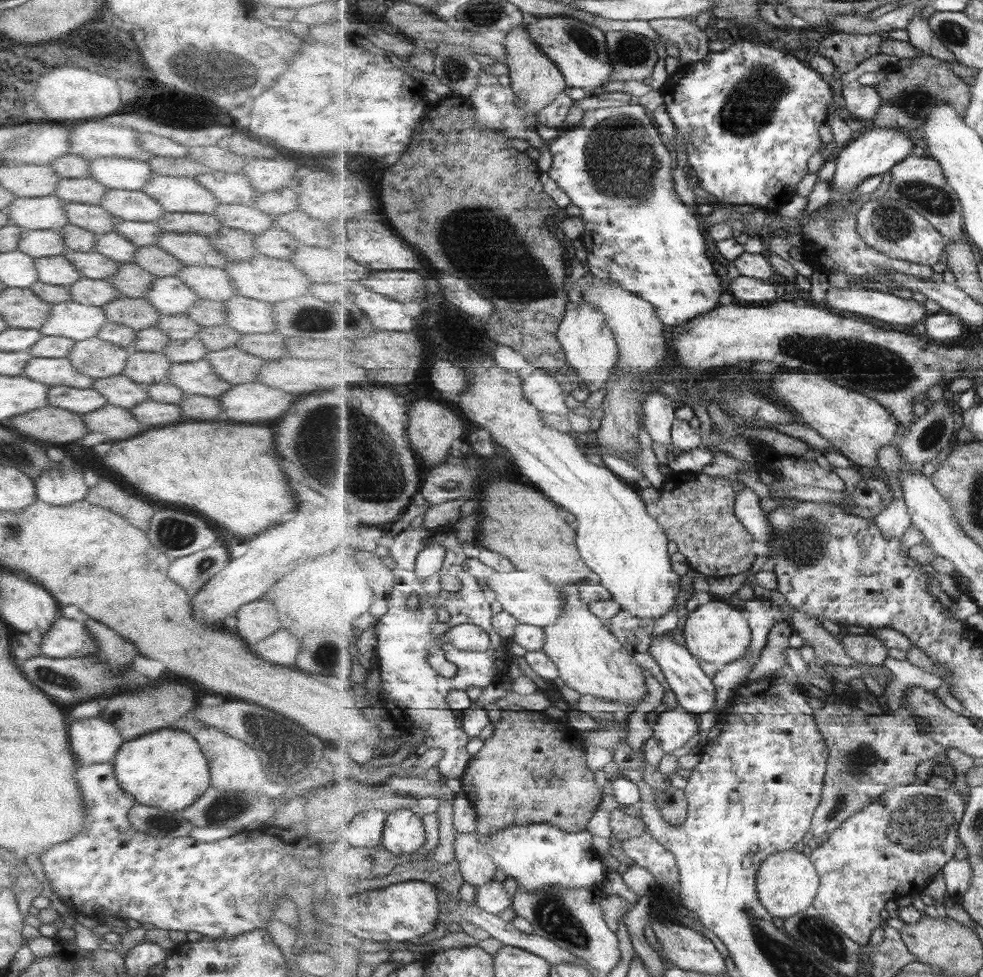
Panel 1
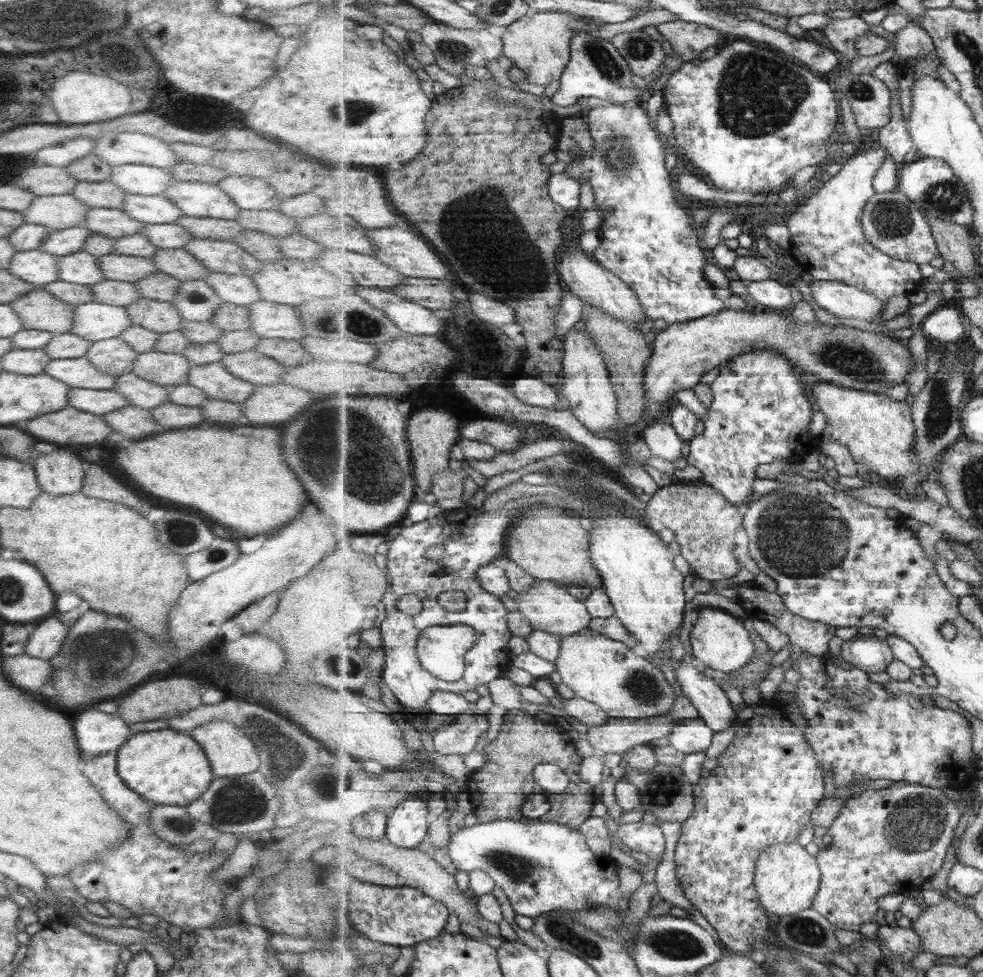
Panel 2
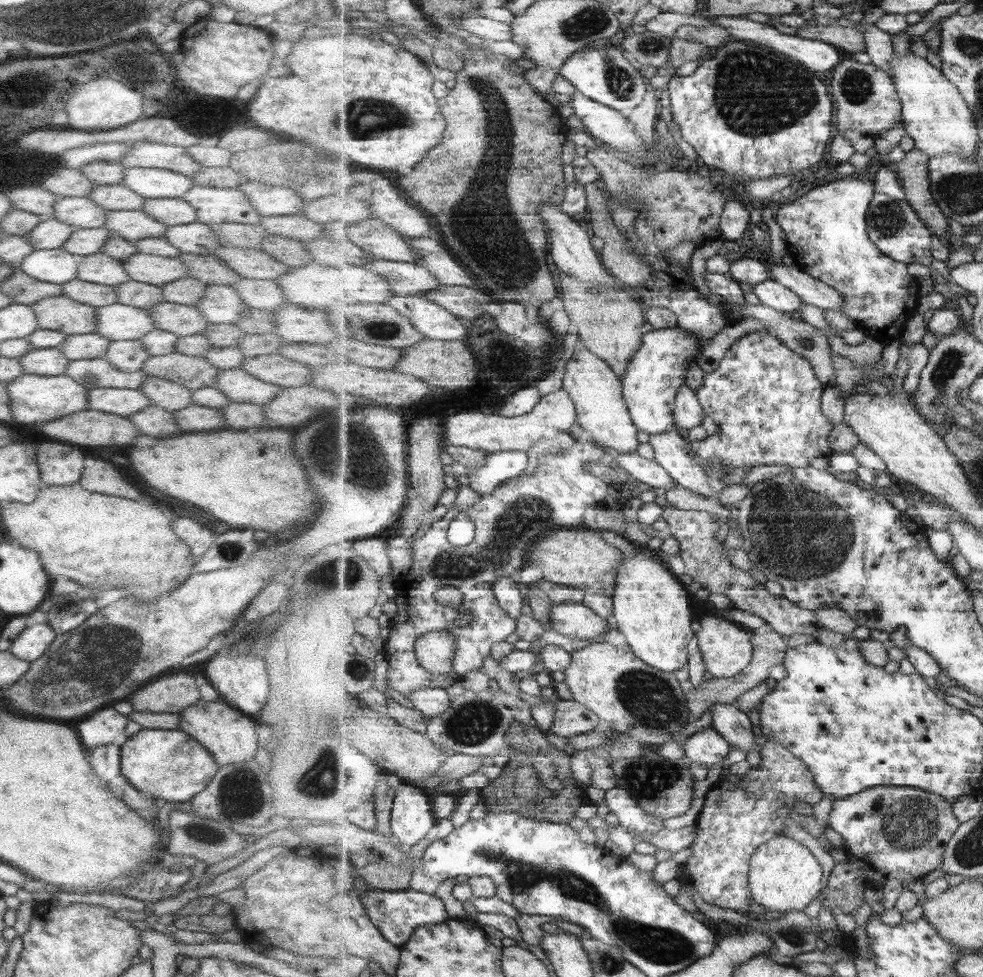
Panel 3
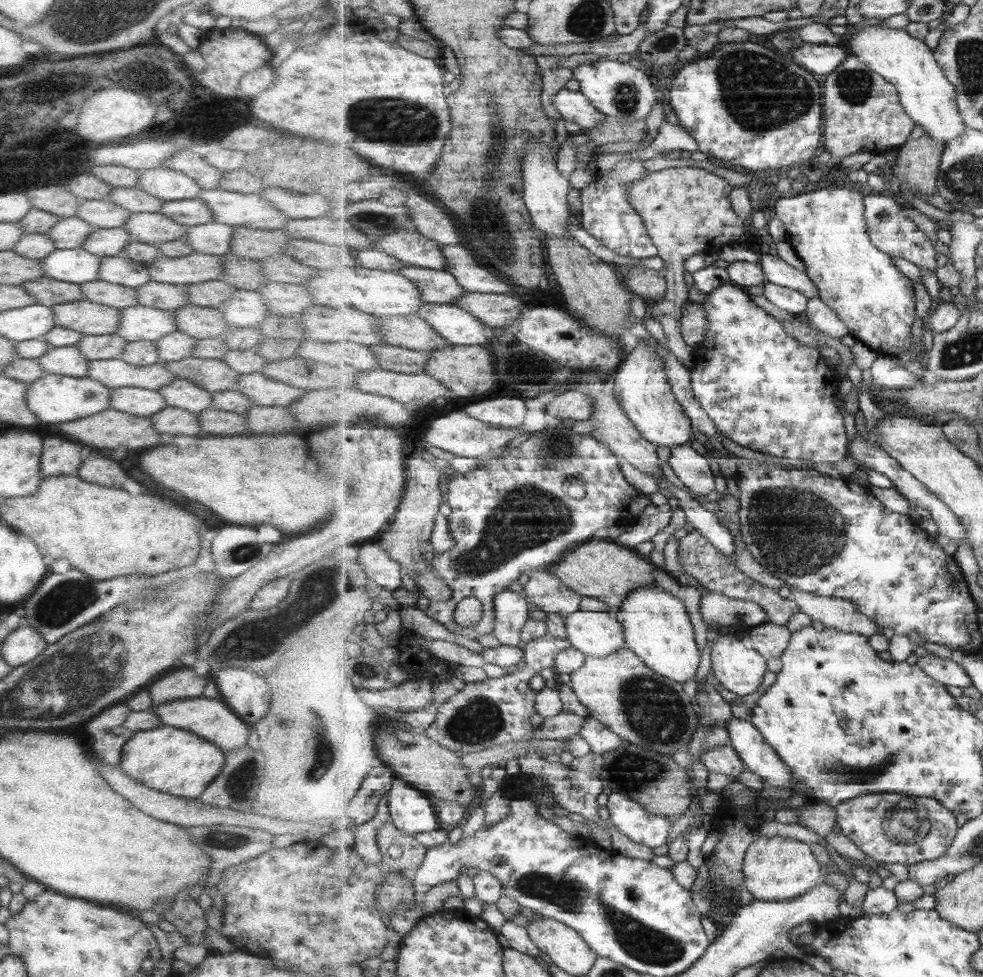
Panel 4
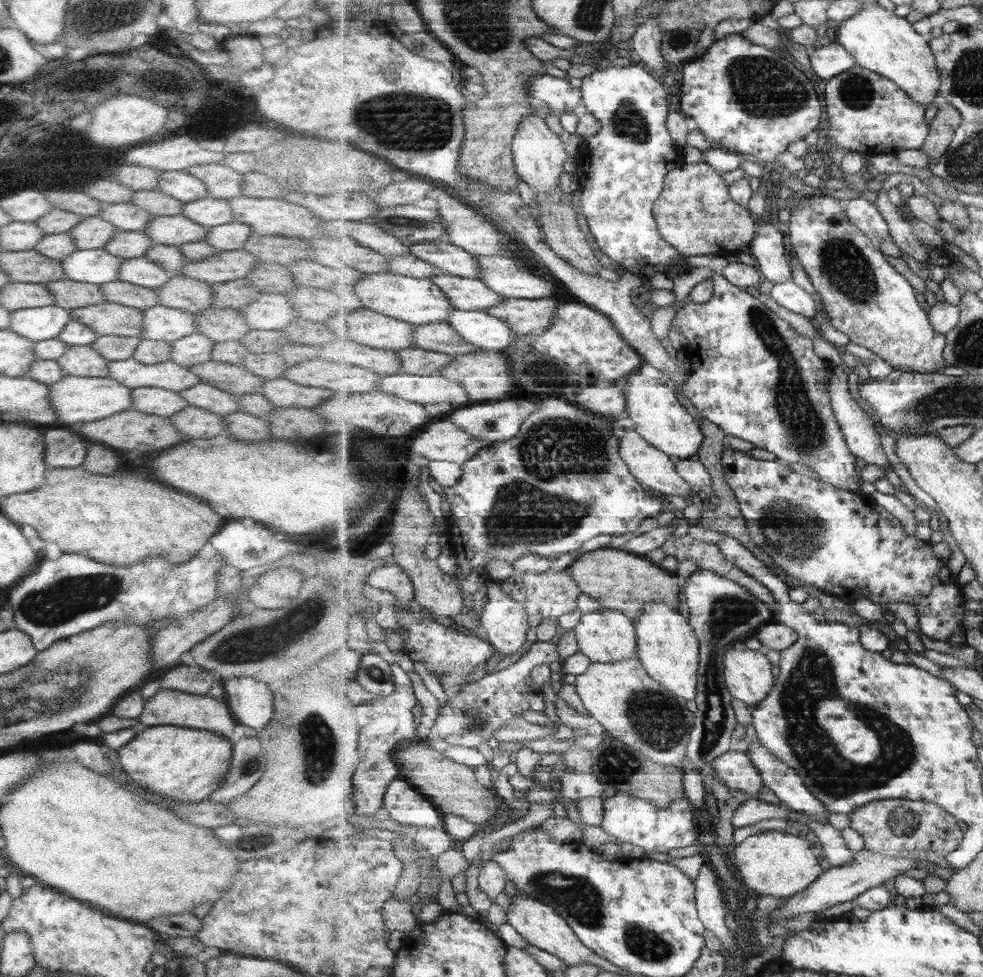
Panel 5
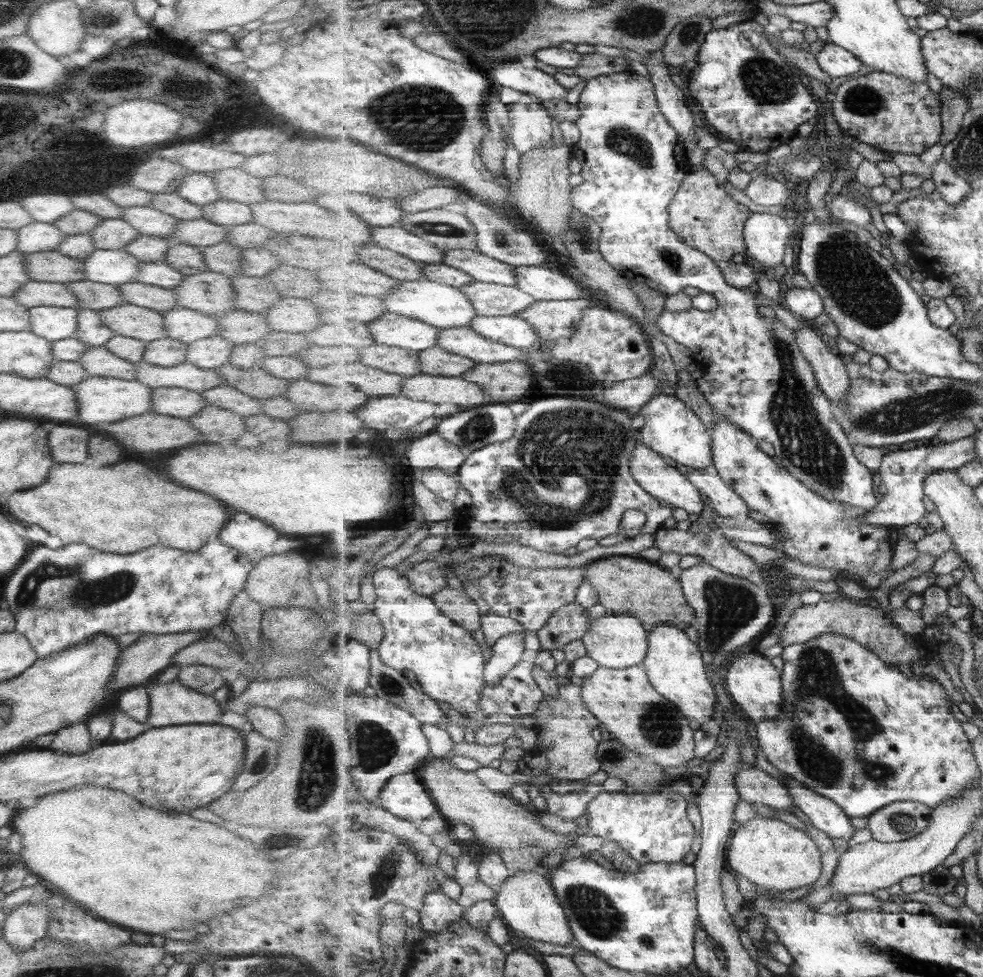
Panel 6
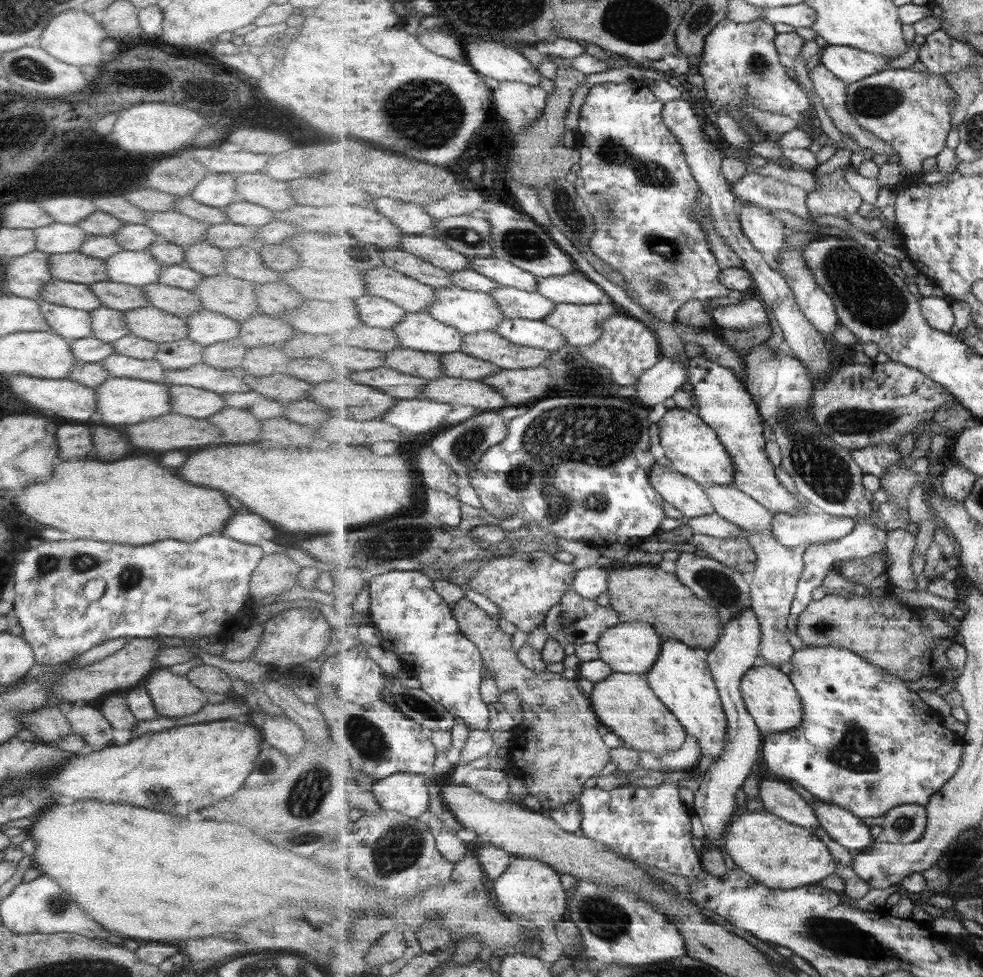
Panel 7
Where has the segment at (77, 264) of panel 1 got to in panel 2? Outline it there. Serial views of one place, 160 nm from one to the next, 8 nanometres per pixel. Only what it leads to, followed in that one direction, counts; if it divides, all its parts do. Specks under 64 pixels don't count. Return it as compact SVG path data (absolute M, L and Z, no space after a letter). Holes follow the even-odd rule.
M107 254L99 256L99 271L107 280L118 280L119 282L131 282L157 271L151 263L151 258L143 259L119 254Z

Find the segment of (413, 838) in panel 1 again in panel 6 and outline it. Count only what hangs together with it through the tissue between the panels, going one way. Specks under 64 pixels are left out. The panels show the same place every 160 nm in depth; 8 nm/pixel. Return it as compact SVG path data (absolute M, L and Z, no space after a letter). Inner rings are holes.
M414 772L390 778L381 791L378 804L394 816L412 823L440 815L428 788Z

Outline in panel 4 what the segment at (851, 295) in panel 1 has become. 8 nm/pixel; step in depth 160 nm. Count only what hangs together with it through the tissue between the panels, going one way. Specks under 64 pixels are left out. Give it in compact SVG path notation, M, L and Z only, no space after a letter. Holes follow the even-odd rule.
M763 254L760 262L766 274L766 280L782 287L802 292L807 298L819 297L819 289L814 280L803 269L791 266L779 255Z

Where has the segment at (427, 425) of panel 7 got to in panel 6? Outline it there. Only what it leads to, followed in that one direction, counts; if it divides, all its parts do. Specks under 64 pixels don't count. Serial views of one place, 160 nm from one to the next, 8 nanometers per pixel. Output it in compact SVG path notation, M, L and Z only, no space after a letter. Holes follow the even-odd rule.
M405 395L371 397L354 413L374 432L389 428L409 429L435 414L437 406L425 401L411 400Z

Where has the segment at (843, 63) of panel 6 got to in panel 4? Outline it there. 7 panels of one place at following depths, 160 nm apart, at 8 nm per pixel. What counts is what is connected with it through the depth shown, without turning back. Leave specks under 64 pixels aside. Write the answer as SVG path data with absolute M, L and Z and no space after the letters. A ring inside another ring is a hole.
M804 43L793 47L791 52L795 62L815 74L830 75L850 56L849 50L839 45Z

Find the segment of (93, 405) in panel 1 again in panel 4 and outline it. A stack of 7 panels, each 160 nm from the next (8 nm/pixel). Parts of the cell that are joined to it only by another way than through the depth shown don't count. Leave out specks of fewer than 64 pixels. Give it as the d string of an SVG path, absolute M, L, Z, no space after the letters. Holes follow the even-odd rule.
M121 387L109 389L108 408L131 416L149 418L166 404L158 391Z

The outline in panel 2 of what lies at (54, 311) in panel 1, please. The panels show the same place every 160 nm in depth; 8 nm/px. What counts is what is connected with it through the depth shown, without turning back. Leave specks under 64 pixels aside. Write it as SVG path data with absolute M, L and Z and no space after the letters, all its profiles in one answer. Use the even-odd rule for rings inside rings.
M91 301L72 306L69 333L91 343L115 338L129 325L131 324L124 307Z

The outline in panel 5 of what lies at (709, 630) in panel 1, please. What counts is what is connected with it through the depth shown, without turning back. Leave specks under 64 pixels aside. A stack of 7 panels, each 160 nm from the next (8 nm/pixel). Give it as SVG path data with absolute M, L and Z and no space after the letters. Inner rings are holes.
M733 646L724 654L725 683L729 693L748 706L750 710L759 706L770 696L775 688L776 678L773 676L773 664L761 650L750 650L741 646Z

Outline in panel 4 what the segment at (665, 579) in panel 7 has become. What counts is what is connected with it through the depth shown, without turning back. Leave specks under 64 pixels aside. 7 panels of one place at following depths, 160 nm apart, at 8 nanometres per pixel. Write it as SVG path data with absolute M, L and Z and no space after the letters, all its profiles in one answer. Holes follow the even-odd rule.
M603 535L595 540L578 544L550 567L551 572L558 576L563 584L575 589L575 592L584 597L605 601L613 613L618 612L632 590L655 585L653 578L655 566L648 558L643 557L634 548L623 546L615 540L608 540Z

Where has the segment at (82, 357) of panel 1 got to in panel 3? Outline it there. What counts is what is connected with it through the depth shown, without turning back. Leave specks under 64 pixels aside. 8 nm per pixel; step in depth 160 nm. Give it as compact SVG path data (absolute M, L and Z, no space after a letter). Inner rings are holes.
M117 340L109 341L100 357L115 370L135 372L141 368L148 354L138 340Z

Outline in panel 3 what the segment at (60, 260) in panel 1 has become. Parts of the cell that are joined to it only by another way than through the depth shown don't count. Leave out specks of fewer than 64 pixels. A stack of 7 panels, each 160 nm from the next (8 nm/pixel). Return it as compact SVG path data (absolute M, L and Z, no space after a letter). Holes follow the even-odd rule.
M99 251L96 253L78 257L75 279L112 287L128 279L123 272L123 262L111 259Z

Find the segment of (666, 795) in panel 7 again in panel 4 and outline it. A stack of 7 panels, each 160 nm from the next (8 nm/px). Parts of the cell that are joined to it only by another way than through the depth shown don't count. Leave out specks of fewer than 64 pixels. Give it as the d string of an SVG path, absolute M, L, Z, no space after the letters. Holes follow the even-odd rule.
M614 792L608 796L607 809L616 828L631 841L650 848L665 846L669 842L669 832L675 817L658 816L649 813L626 794Z

